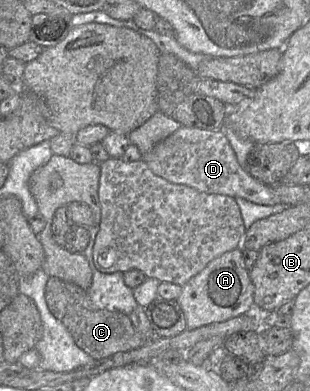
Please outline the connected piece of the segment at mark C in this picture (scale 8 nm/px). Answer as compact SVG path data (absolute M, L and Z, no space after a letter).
M49 277L45 286L45 299L50 311L67 326L78 347L95 360L137 349L148 341L147 337L134 328L128 315L97 308L92 304L86 290L74 283Z

